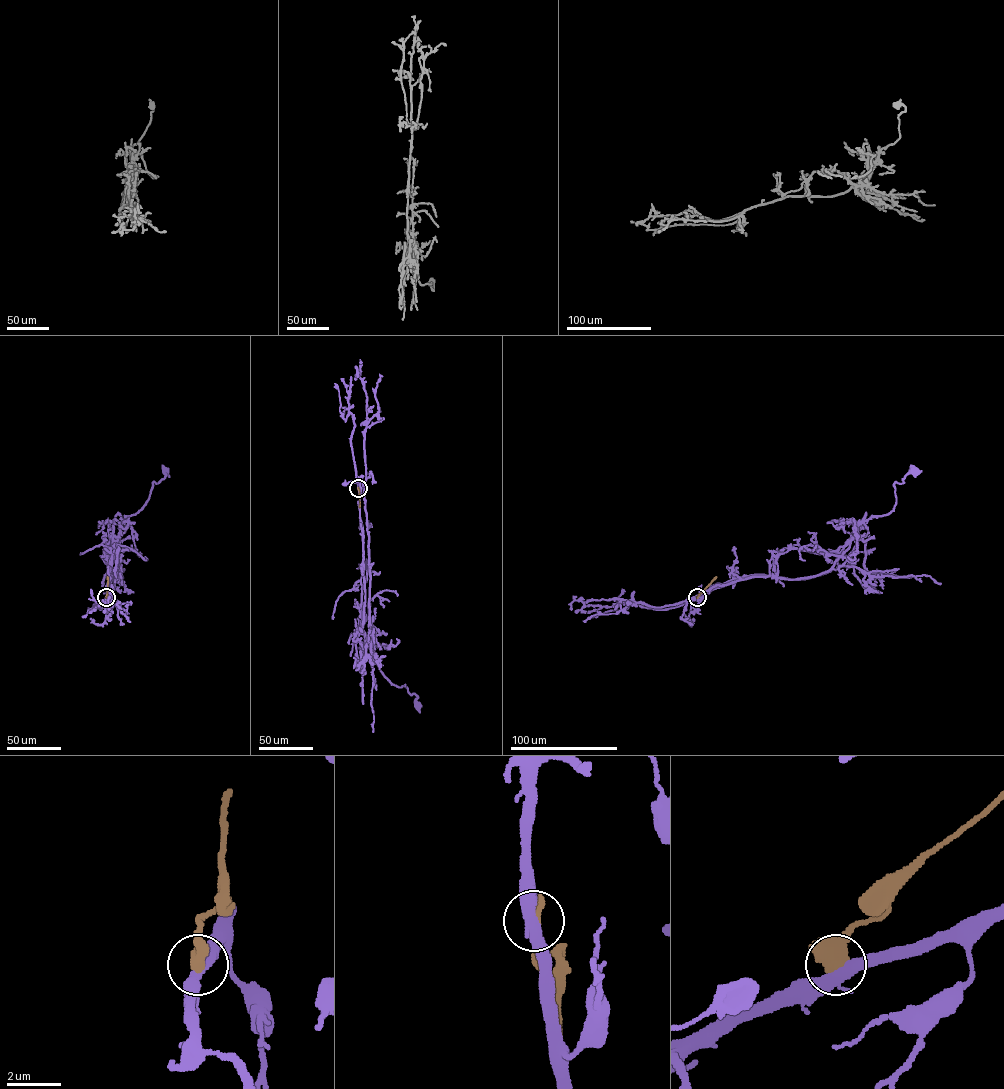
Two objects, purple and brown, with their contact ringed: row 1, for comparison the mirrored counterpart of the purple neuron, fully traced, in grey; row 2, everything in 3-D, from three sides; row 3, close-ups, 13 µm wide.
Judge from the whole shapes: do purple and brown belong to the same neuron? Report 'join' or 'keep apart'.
keep apart

